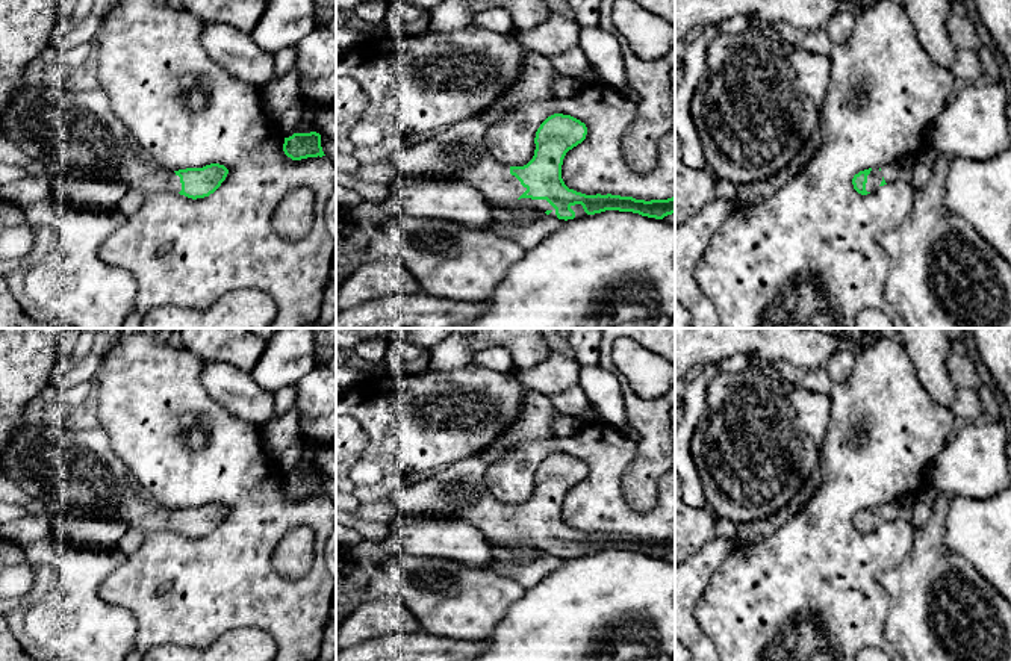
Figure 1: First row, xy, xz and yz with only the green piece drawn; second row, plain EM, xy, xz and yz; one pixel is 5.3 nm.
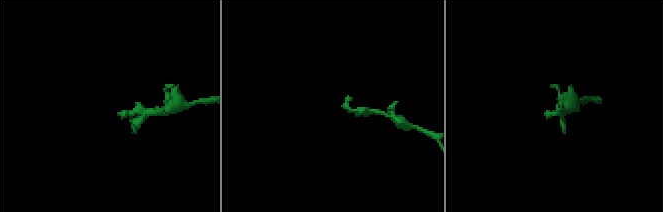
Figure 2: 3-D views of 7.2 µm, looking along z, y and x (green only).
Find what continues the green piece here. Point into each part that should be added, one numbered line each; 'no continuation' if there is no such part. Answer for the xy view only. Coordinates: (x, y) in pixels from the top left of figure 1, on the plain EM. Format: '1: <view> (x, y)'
1: xy (76, 474)

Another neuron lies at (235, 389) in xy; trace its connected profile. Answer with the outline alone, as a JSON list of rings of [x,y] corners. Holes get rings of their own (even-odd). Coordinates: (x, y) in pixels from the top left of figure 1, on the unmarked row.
[[[207,360],[201,369],[201,384],[230,413],[259,427],[272,420],[274,395],[260,389],[250,372]]]

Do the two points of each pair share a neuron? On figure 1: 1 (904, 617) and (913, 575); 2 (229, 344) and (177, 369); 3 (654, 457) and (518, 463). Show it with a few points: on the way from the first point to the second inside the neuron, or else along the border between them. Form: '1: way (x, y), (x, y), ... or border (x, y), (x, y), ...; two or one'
1: way (913, 607), (913, 586); one
2: border (180, 344), (206, 360); two
3: border (636, 442), (636, 459), (625, 472), (622, 492); two

